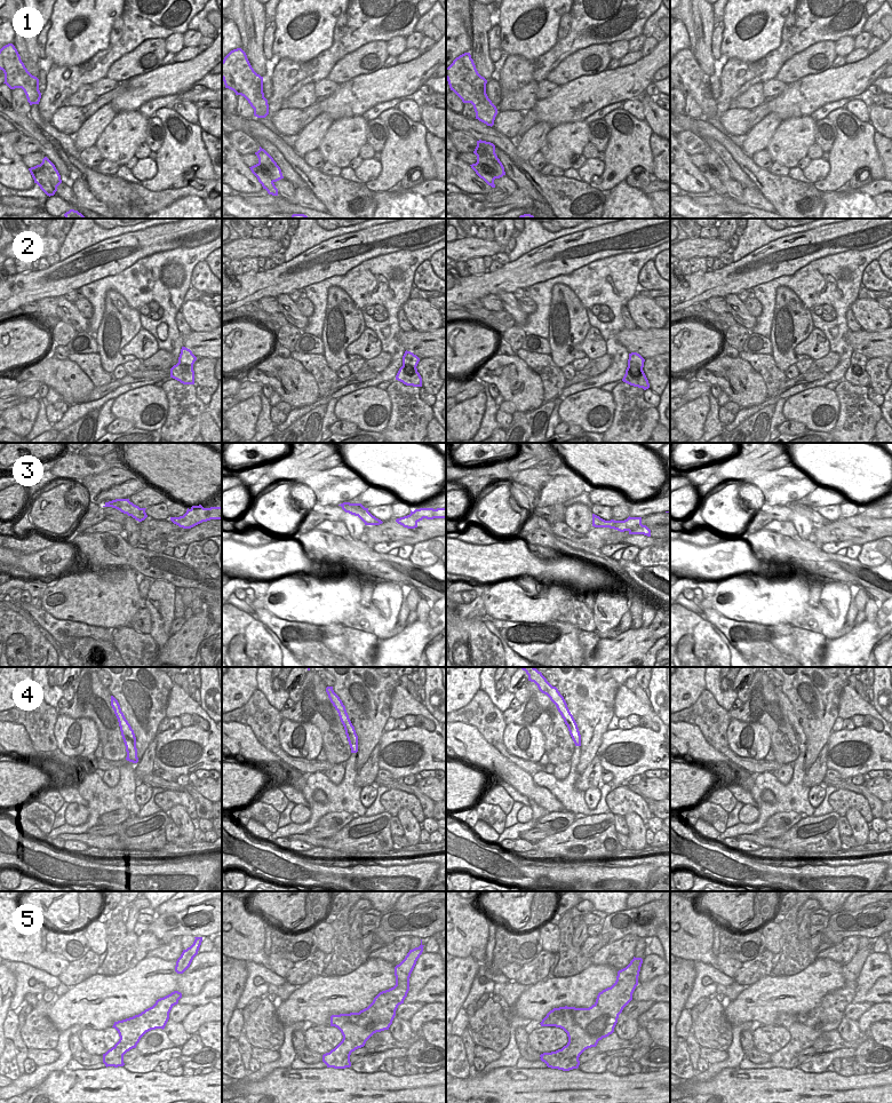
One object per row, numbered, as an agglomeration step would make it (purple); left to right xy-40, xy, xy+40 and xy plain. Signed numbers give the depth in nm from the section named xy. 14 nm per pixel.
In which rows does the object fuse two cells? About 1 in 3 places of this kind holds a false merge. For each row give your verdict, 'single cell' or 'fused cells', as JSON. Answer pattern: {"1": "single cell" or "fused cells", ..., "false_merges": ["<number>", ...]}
{"1": "fused cells", "2": "fused cells", "3": "fused cells", "4": "single cell", "5": "single cell", "false_merges": ["1", "2", "3"]}

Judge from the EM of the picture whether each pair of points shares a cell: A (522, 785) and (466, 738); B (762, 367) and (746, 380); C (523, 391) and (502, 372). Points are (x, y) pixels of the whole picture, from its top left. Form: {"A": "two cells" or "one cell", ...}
{"A": "one cell", "B": "two cells", "C": "one cell"}

